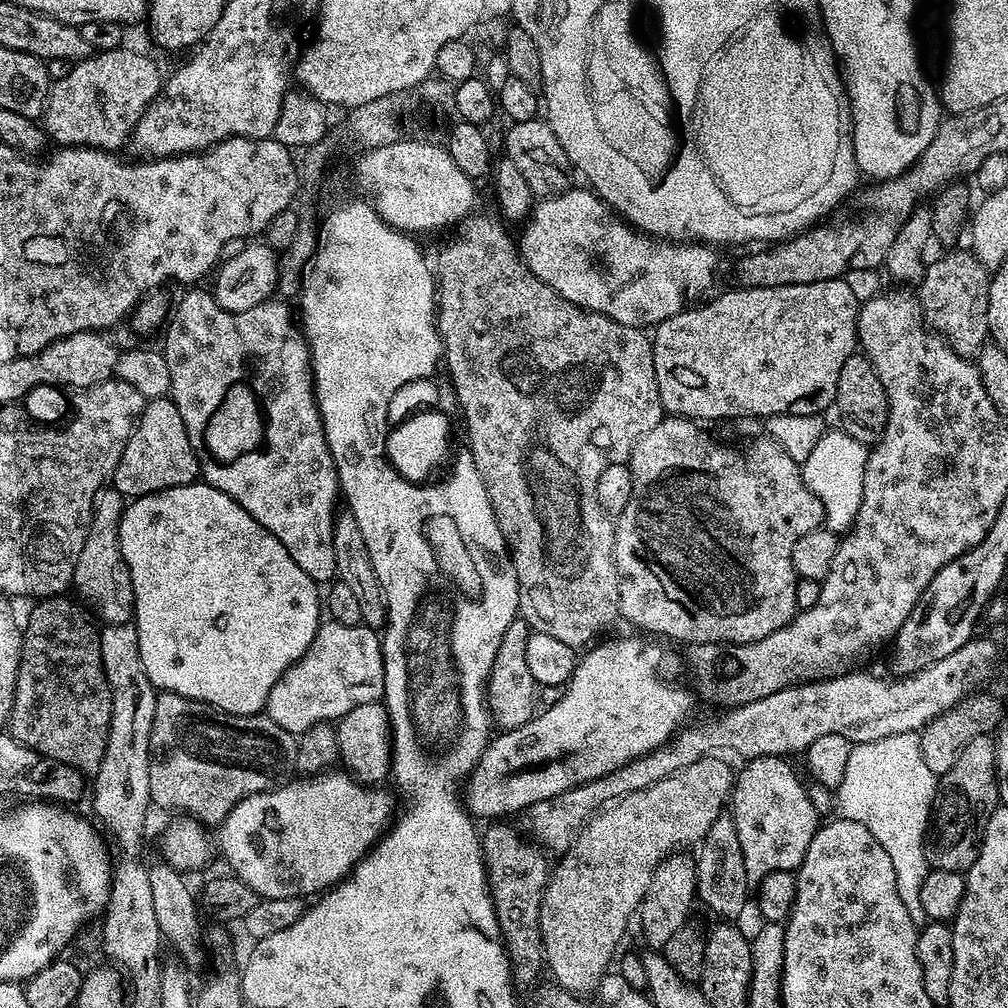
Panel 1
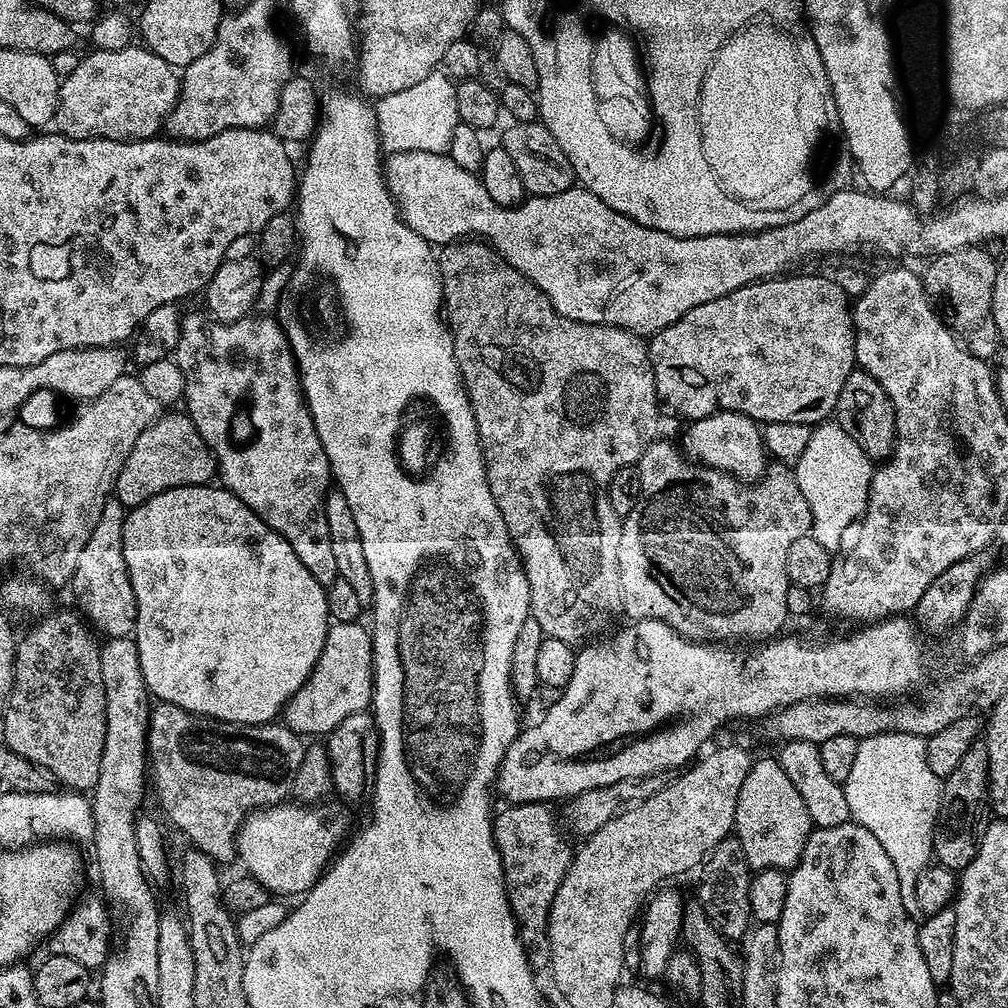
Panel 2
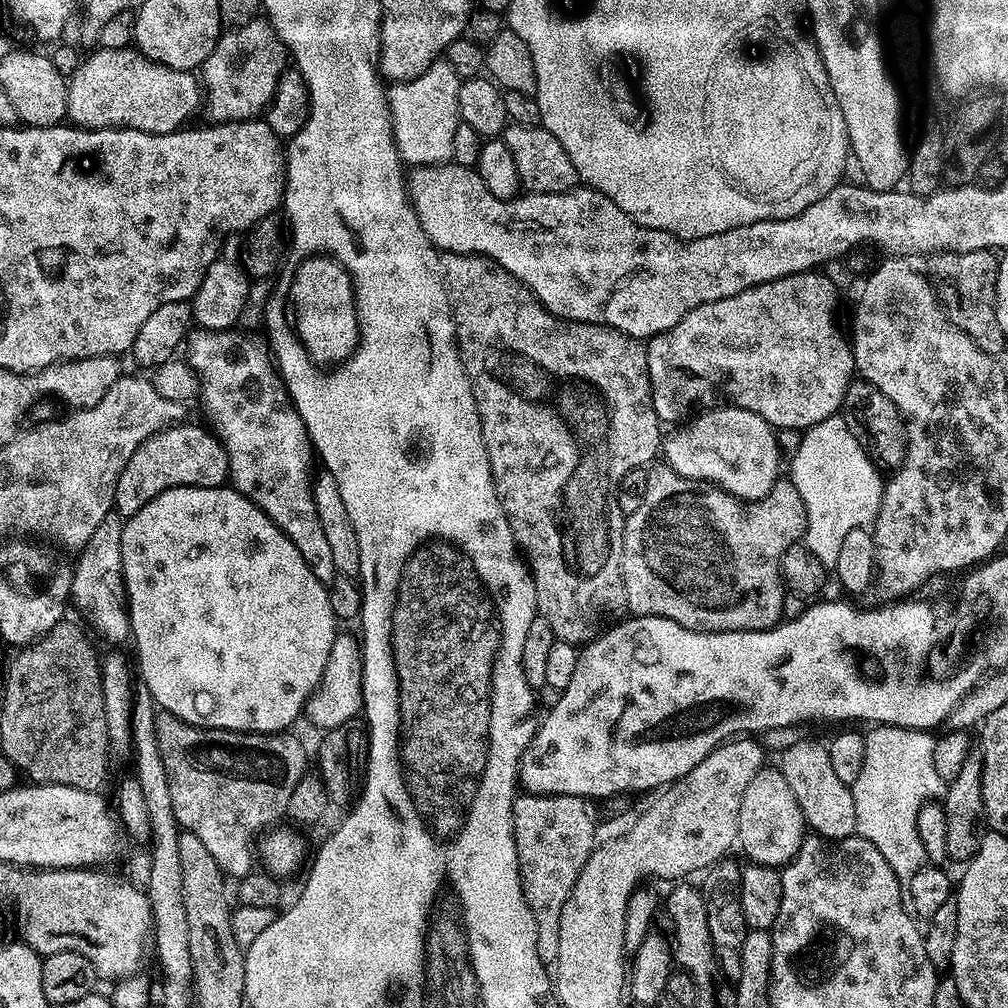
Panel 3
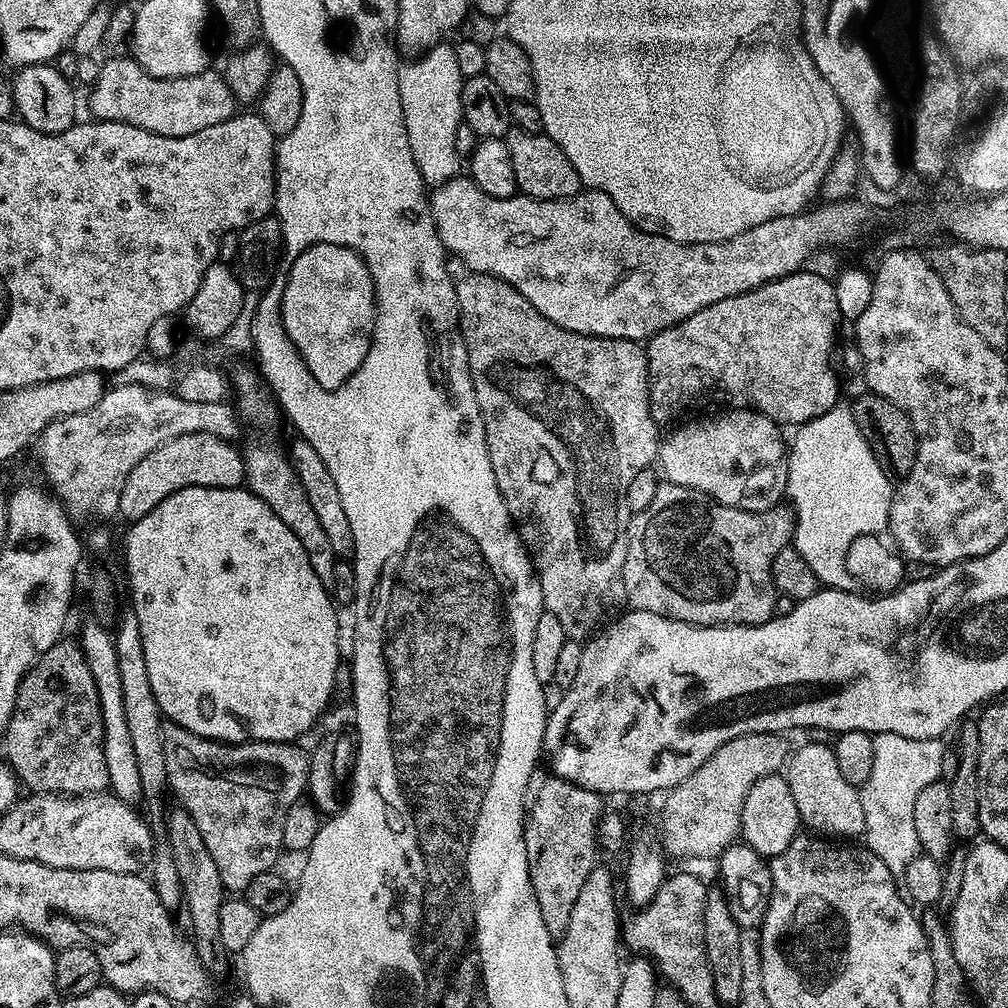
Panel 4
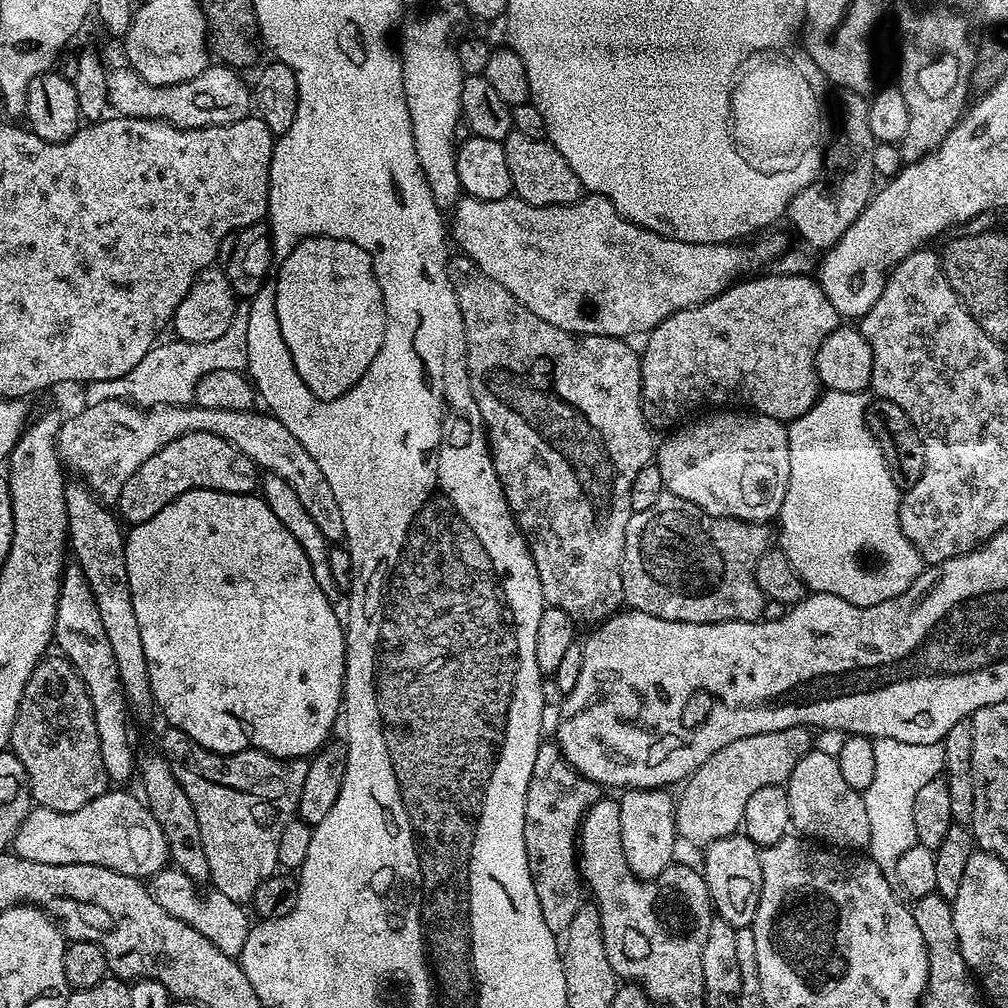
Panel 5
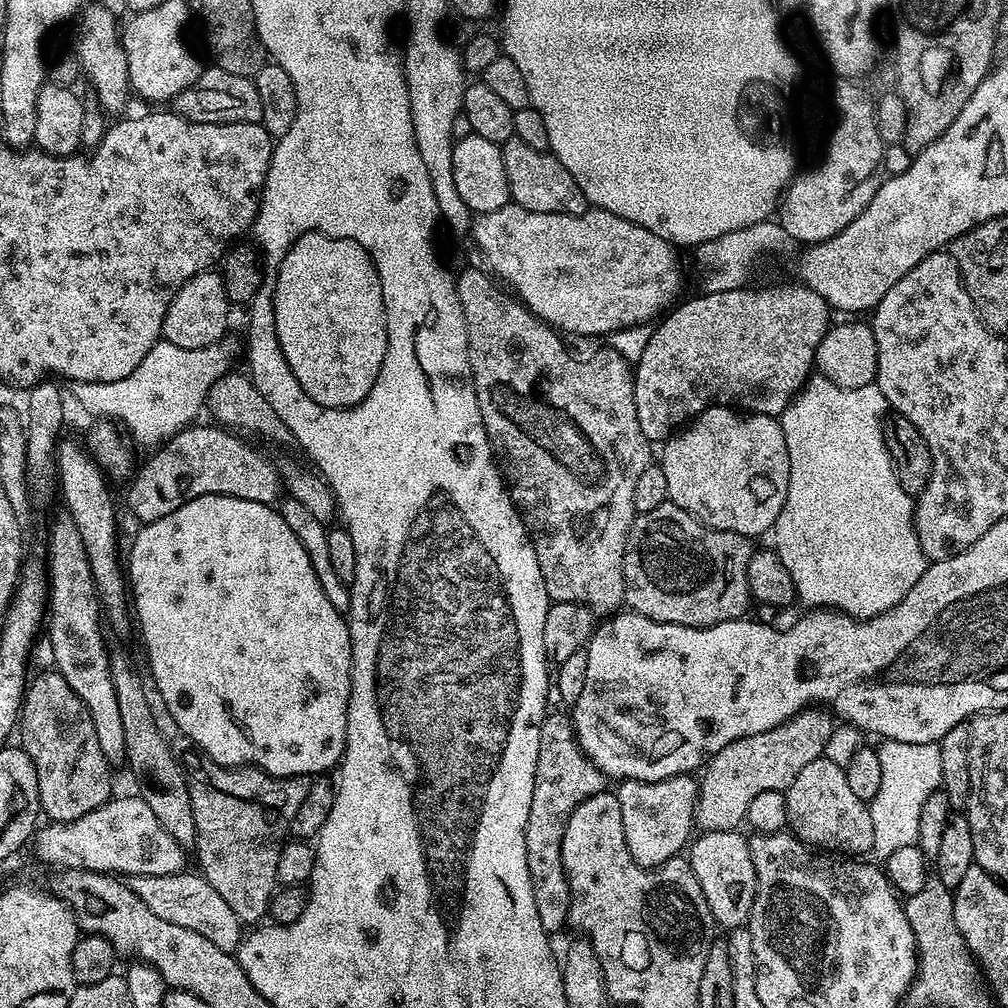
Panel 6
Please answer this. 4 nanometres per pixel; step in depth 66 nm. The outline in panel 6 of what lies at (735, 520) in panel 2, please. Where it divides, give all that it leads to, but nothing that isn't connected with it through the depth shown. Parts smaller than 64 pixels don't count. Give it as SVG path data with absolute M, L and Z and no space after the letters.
M662 503L649 513L637 515L632 521L624 551L624 604L639 616L654 622L687 628L709 628L718 622L747 617L750 593L746 566L753 551L754 544L749 537L708 528L677 504Z

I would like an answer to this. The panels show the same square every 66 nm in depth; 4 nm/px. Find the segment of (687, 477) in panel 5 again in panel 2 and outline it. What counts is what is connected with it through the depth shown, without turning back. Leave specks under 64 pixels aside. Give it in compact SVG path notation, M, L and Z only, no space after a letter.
M715 412L701 420L693 420L684 432L682 451L689 460L716 468L741 482L755 482L764 475L766 449L761 425L741 412Z

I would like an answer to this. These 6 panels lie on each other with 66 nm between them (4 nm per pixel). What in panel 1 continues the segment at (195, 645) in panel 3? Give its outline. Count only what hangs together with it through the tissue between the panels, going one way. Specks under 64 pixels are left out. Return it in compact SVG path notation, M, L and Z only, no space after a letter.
M203 482L183 484L135 497L121 516L120 546L122 558L133 580L134 623L146 678L150 678L150 682L160 692L182 694L182 698L206 702L228 714L254 716L263 713L270 698L270 690L274 690L274 682L278 682L278 678L282 678L282 674L286 674L286 670L294 666L302 654L306 654L310 642L314 642L314 634L320 629L322 592L316 581L308 577L306 570L302 570L294 558L290 558L286 546L282 546L282 542L278 542L278 538L274 538L274 534L270 534L270 530L263 528L253 516L246 514L246 510L242 510L242 506L230 498L230 494Z

